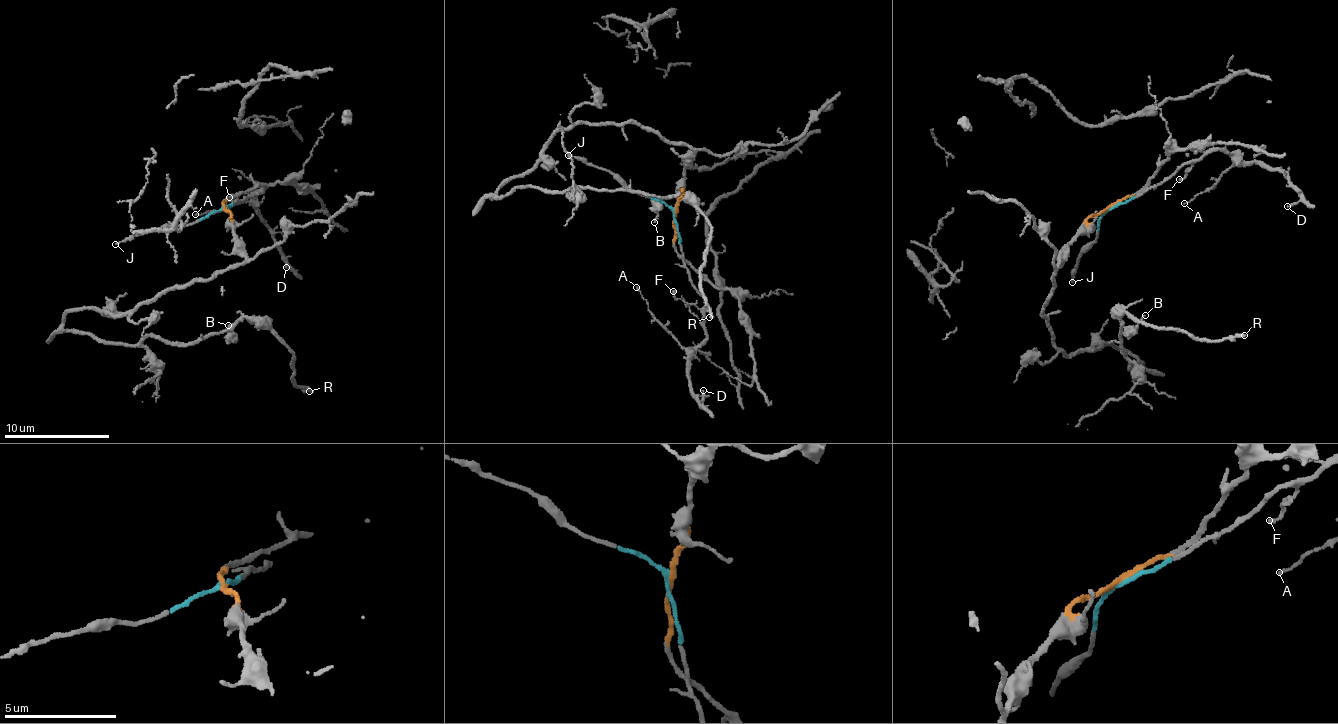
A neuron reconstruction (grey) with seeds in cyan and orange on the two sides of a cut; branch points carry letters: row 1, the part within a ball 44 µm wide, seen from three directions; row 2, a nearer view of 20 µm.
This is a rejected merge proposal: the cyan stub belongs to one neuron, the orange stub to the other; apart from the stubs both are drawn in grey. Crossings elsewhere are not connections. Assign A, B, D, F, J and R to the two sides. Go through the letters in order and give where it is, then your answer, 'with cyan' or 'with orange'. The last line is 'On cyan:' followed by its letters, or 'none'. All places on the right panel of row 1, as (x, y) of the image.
A: at (1184, 203); with cyan
B: at (1145, 315); with orange
D: at (1287, 206); with cyan
F: at (1179, 179); with cyan
J: at (1072, 282); with cyan
R: at (1244, 335); with orange
On cyan: A, D, F, J

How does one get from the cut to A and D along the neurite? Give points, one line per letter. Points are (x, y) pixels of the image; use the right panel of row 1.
A: (1107, 209), (1156, 188), (1181, 164), (1221, 150), (1230, 155), (1232, 165), (1185, 204)
D: (1107, 209), (1156, 188), (1181, 164), (1213, 150), (1280, 171), (1300, 199), (1286, 206)

